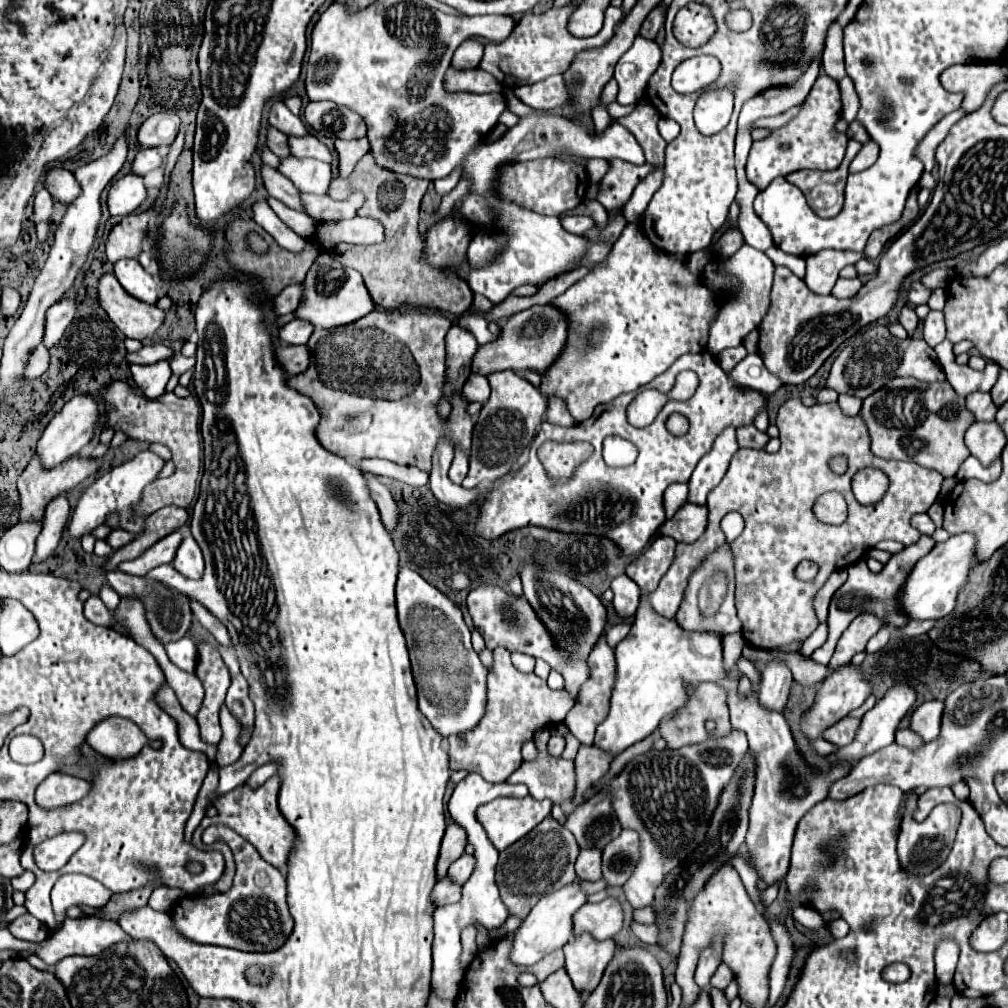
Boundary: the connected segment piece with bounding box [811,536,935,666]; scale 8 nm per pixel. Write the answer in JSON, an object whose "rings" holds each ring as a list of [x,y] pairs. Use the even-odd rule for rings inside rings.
{"rings":[[[921,536],[921,540],[917,542],[917,544],[913,544],[913,546],[907,546],[905,550],[901,550],[899,554],[893,554],[891,556],[891,560],[883,566],[883,570],[879,572],[879,574],[873,574],[869,568],[867,568],[867,564],[865,564],[865,560],[859,560],[859,562],[855,562],[855,564],[851,564],[849,566],[849,578],[847,578],[847,582],[833,594],[833,598],[831,598],[831,604],[829,604],[829,618],[827,618],[827,626],[829,626],[829,634],[827,634],[827,640],[825,640],[825,644],[821,646],[821,648],[817,648],[813,654],[811,654],[811,658],[815,660],[815,662],[821,662],[821,664],[829,664],[829,660],[831,660],[831,656],[833,656],[833,650],[835,650],[835,644],[837,644],[837,640],[839,640],[839,636],[843,634],[843,630],[851,624],[851,620],[853,620],[853,616],[859,616],[861,612],[875,612],[883,622],[887,620],[887,622],[891,622],[893,626],[903,626],[905,622],[907,622],[907,618],[903,618],[903,614],[899,614],[899,610],[895,610],[895,590],[903,584],[903,578],[907,578],[907,574],[911,572],[911,566],[919,560],[919,558],[923,558],[931,548],[933,548],[933,538],[929,538],[929,536]]]}

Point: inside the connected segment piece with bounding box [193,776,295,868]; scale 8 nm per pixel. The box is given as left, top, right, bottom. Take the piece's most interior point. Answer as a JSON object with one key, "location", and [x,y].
{"location":[255,815]}

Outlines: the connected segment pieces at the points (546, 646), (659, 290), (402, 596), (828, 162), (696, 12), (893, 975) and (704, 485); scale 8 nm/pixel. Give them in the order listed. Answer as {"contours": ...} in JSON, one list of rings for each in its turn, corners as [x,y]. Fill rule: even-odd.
{"contours":[[[[477,586],[467,596],[467,610],[489,650],[503,646],[509,652],[521,652],[521,654],[529,654],[533,658],[543,658],[551,668],[555,668],[557,672],[563,674],[565,690],[577,702],[579,688],[589,678],[589,666],[587,666],[587,662],[573,660],[555,648],[553,638],[547,634],[547,630],[539,622],[539,618],[535,618],[535,612],[531,610],[531,606],[527,604],[525,598],[515,598],[513,594],[499,590],[499,586]]],[[[629,224],[605,260],[575,282],[567,292],[549,302],[567,318],[567,342],[555,362],[541,374],[539,390],[543,396],[563,398],[569,414],[581,422],[593,414],[593,408],[611,402],[619,392],[633,392],[663,374],[679,356],[689,352],[705,352],[711,322],[721,308],[717,296],[705,288],[685,264],[671,260],[665,252],[655,250],[639,224]]],[[[401,568],[397,578],[397,618],[407,638],[419,710],[441,736],[475,726],[487,700],[487,670],[471,648],[471,632],[463,622],[461,610],[415,570]]],[[[823,76],[817,78],[813,90],[810,90],[801,112],[783,128],[773,130],[773,134],[765,140],[753,142],[747,160],[747,178],[759,190],[767,188],[771,180],[779,176],[787,176],[791,172],[811,168],[811,170],[835,170],[845,154],[847,136],[835,130],[835,124],[841,116],[841,94],[839,86],[833,78]]],[[[691,2],[683,6],[673,22],[673,34],[675,38],[687,46],[687,48],[699,48],[703,46],[717,30],[715,18],[709,10],[709,6]]],[[[889,964],[881,976],[883,976],[883,980],[897,984],[897,982],[905,982],[911,976],[911,970],[907,964]]],[[[725,428],[713,442],[713,448],[699,460],[697,468],[689,480],[689,496],[687,502],[691,504],[705,504],[705,498],[711,488],[715,488],[723,474],[727,472],[729,460],[739,448],[735,438],[735,428]]]]}

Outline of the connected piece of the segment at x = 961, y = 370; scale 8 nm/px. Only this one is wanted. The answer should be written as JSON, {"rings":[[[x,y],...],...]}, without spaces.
{"rings":[[[943,340],[937,348],[935,348],[939,360],[941,360],[941,366],[943,366],[943,372],[947,376],[947,382],[953,386],[953,390],[961,396],[967,396],[971,392],[989,392],[993,388],[993,384],[997,382],[997,376],[999,376],[999,366],[995,362],[987,362],[985,370],[977,372],[969,366],[959,366],[955,364],[955,356],[951,352],[951,342],[949,340]]]}

